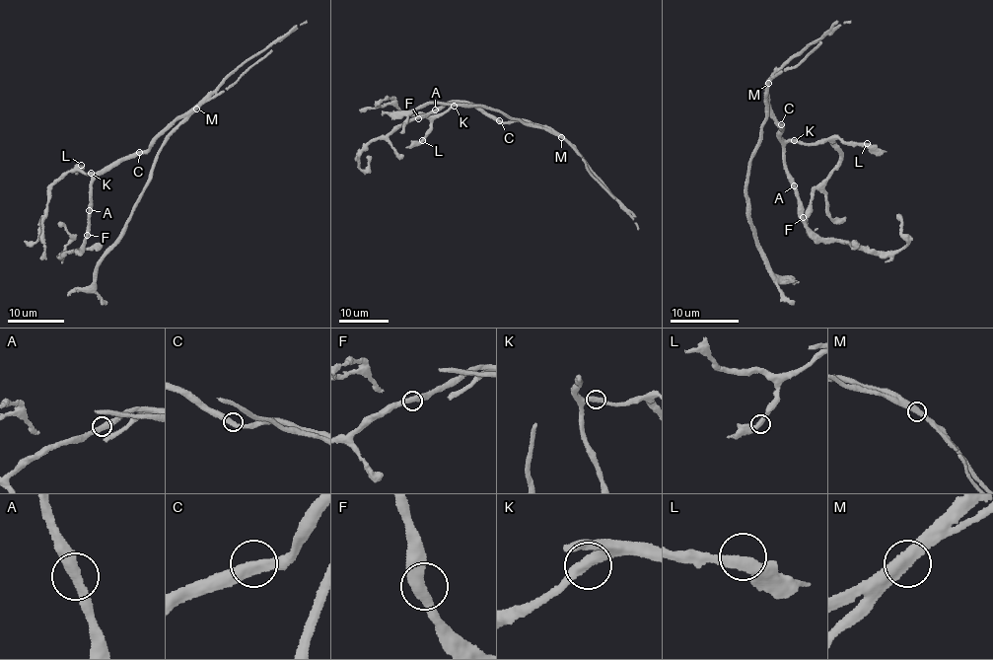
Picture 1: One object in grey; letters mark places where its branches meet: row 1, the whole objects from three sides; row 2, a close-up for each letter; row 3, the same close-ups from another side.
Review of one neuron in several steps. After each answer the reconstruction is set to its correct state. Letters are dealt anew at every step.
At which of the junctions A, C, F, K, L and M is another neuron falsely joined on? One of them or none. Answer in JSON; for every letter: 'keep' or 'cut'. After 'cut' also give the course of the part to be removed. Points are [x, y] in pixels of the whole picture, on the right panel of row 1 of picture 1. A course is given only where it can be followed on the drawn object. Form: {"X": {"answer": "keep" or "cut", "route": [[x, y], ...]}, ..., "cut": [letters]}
{"A": {"answer": "keep"}, "C": {"answer": "keep"}, "F": {"answer": "keep"}, "K": {"answer": "keep"}, "L": {"answer": "keep"}, "M": {"answer": "cut", "route": [[768, 83], [764, 121], [746, 188], [747, 218], [764, 263], [775, 273], [790, 275], [799, 282]]}, "cut": ["M"]}

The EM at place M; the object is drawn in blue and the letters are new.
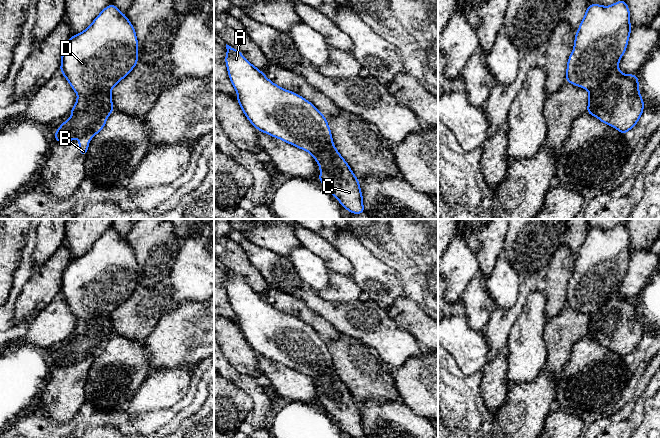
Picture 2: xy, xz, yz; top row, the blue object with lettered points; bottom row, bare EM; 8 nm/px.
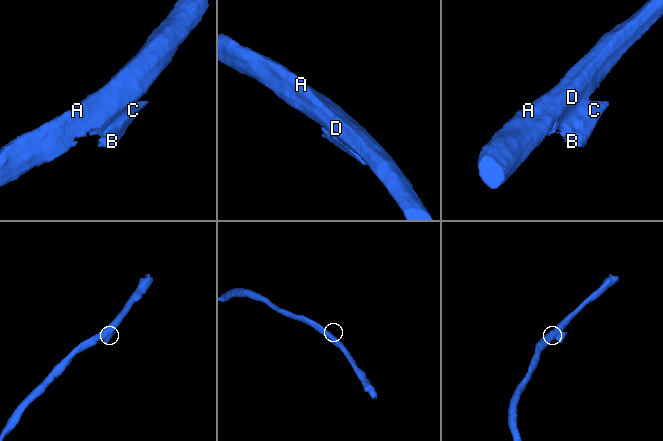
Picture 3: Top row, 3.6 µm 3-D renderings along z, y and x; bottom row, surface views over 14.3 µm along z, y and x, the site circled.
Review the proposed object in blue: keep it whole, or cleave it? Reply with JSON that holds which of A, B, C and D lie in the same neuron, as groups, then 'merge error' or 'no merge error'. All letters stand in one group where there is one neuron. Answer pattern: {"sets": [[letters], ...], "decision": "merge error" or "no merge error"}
{"sets": [["A", "D"], ["B", "C"]], "decision": "merge error"}

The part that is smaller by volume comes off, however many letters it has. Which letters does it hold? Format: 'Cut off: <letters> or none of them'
Cut off: B, C

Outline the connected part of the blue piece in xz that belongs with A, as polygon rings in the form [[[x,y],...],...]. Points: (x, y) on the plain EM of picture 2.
[[[227,268],[226,273],[225,287],[231,307],[238,317],[236,324],[257,354],[307,376],[334,372],[327,344],[311,326],[271,306],[262,295],[247,285],[240,275]]]

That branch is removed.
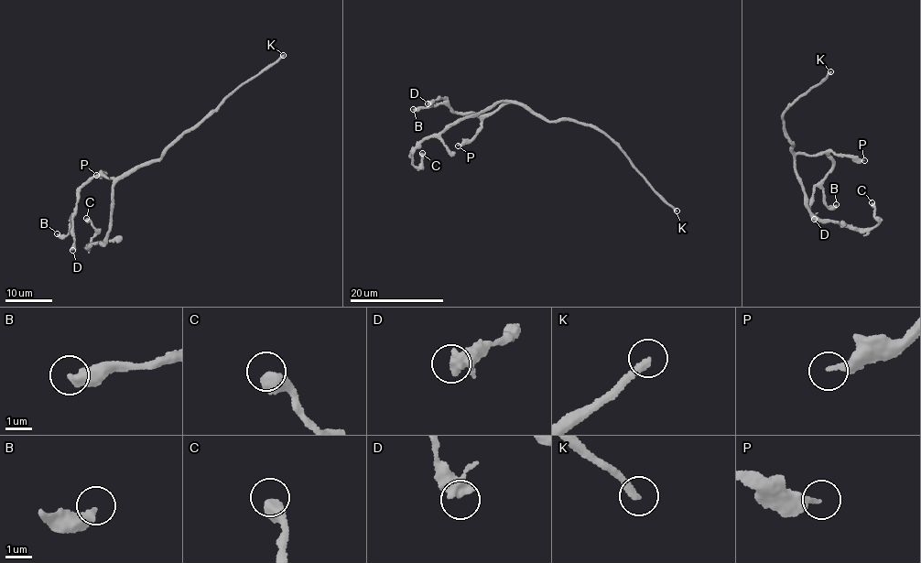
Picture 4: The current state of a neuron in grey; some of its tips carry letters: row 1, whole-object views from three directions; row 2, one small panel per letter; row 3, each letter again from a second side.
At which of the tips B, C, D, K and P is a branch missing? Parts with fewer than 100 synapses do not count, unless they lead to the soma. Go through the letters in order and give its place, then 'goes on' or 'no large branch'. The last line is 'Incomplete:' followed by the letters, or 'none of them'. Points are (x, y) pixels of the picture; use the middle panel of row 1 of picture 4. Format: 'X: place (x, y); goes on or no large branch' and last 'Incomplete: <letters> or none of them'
B: place (413, 109); no large branch
C: place (422, 153); no large branch
D: place (427, 103); no large branch
K: place (677, 211); goes on
P: place (458, 146); no large branch
Incomplete: K

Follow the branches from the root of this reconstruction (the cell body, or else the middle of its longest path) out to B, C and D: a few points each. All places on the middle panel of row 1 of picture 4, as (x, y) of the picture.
B: (531, 112), (516, 103), (505, 102), (493, 111), (481, 115), (454, 113), (444, 103), (413, 109)
C: (531, 112), (516, 103), (498, 102), (431, 135), (413, 153), (416, 166), (421, 164), (422, 153)
D: (531, 112), (510, 102), (481, 115), (454, 113), (442, 98), (427, 103)

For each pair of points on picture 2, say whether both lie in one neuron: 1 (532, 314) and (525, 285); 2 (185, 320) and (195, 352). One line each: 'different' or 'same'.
1: different
2: same

